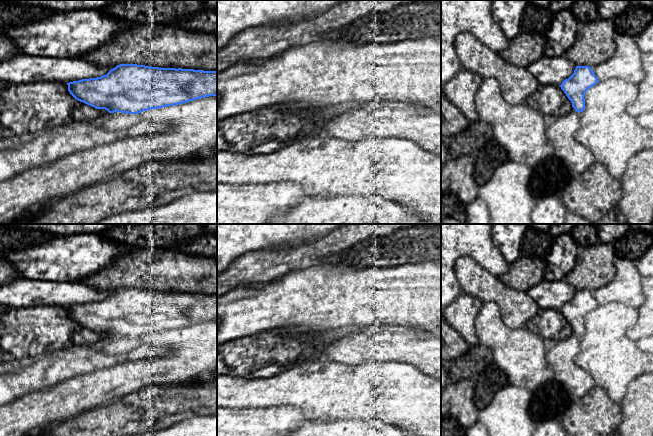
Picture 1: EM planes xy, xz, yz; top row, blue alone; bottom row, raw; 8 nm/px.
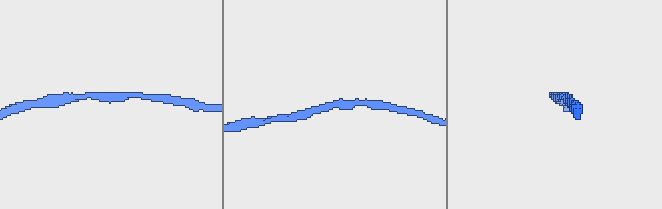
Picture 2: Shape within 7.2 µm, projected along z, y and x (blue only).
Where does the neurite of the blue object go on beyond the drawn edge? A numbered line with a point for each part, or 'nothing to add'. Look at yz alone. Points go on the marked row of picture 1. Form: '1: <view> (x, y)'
nothing to add

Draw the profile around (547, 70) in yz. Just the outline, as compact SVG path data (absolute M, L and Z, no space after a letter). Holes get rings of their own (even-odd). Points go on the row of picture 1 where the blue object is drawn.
M543 55L526 69L540 85L560 86L574 73L575 68L576 65L565 56L548 57Z

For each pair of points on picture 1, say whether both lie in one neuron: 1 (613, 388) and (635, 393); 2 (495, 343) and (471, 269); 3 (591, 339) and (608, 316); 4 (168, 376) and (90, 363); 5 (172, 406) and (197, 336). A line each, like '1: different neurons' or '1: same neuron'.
1: different neurons
2: different neurons
3: same neuron
4: different neurons
5: different neurons

